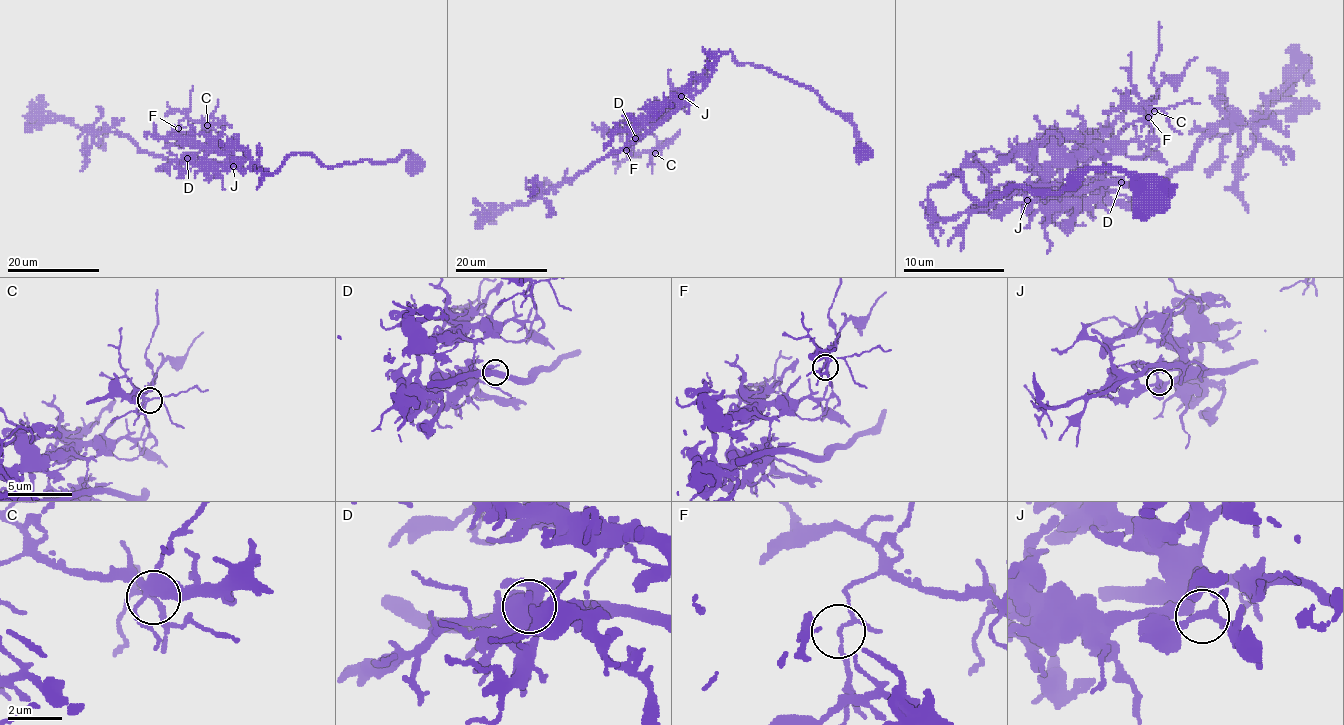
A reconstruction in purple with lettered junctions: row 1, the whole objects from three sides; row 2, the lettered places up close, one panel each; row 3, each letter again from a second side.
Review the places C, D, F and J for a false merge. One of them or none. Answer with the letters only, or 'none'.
F

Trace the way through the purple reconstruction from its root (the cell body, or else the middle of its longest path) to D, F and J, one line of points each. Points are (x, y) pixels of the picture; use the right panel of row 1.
D: (1034, 187), (1085, 190), (1093, 184), (1121, 182)
F: (1034, 187), (1045, 182), (1052, 167), (1090, 157), (1103, 146), (1144, 141), (1151, 129), (1149, 116)
J: (1034, 187), (1042, 184), (1040, 190), (1029, 190), (1027, 200)

